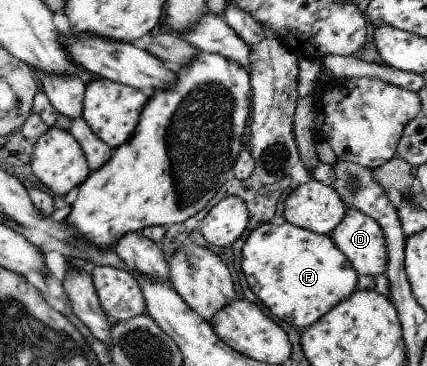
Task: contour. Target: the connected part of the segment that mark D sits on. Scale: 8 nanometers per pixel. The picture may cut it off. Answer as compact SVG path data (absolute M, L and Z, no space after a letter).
M348 207L344 219L332 231L330 237L336 247L340 249L340 252L354 267L358 276L376 277L376 275L386 273L389 261L388 247L380 225L372 217L366 216L358 209Z

